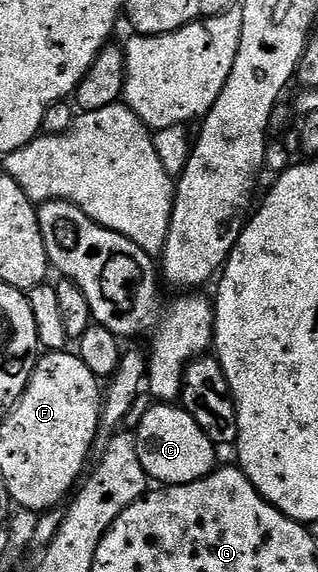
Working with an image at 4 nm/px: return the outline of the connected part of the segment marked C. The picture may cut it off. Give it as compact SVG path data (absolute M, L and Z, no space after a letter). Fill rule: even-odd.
M159 401L154 404L139 419L139 428L133 431L135 444L137 445L137 457L141 457L141 469L145 469L148 480L157 482L156 484L163 487L180 487L186 483L192 483L198 479L204 479L205 476L216 470L215 451L217 444L209 437L205 437L205 433L201 433L201 425L197 425L197 421L193 421L193 417L189 417L189 413L183 410L182 406L172 405L167 401Z

